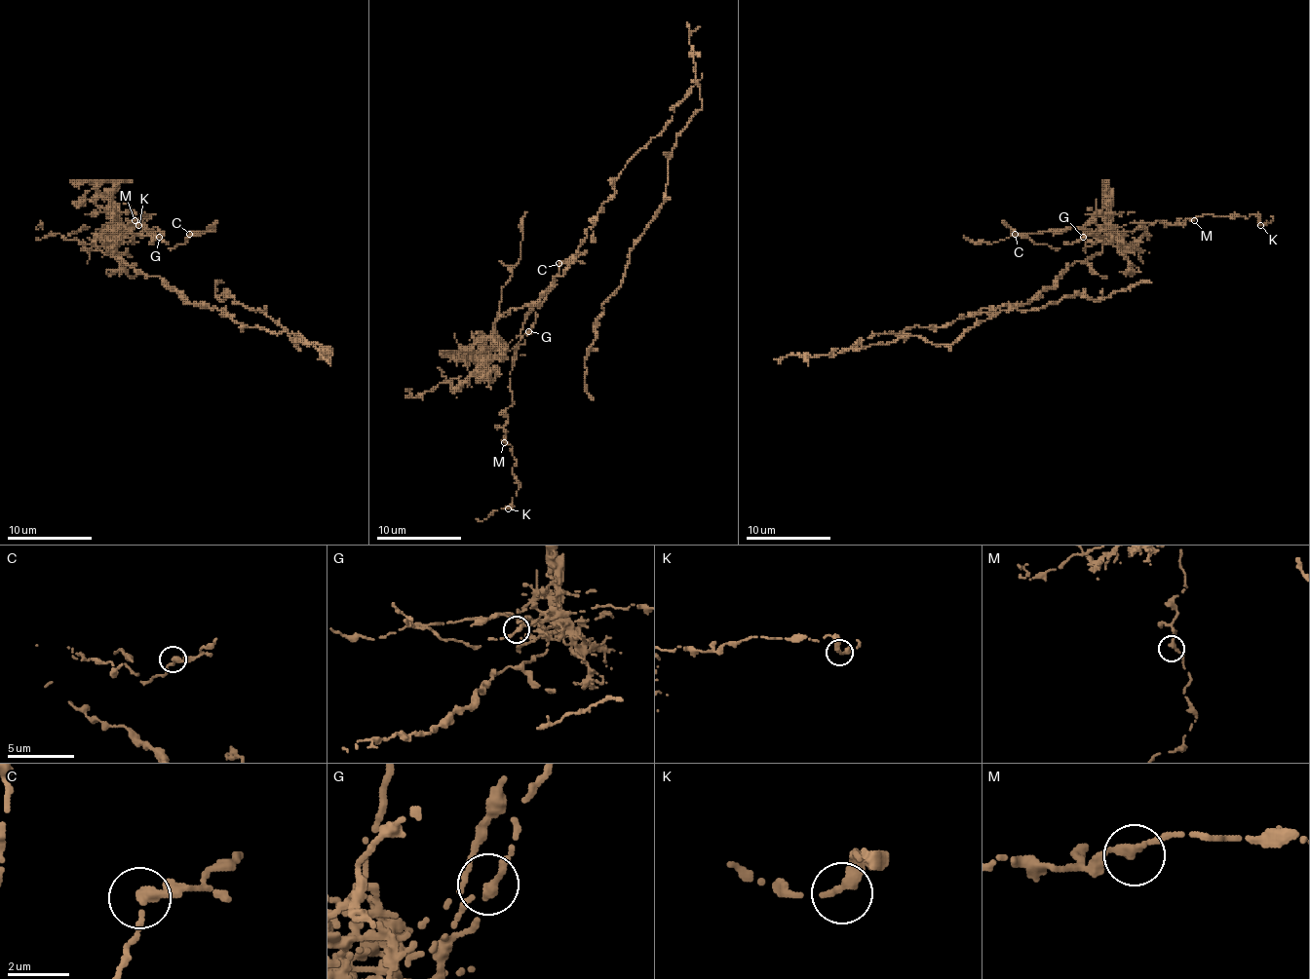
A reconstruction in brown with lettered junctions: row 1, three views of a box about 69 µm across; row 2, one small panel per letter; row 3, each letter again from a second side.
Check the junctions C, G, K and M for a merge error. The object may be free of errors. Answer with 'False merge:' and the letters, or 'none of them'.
False merge: G

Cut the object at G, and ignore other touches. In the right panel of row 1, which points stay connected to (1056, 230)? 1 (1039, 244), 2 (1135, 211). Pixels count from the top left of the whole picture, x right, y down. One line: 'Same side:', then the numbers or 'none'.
Same side: 2

